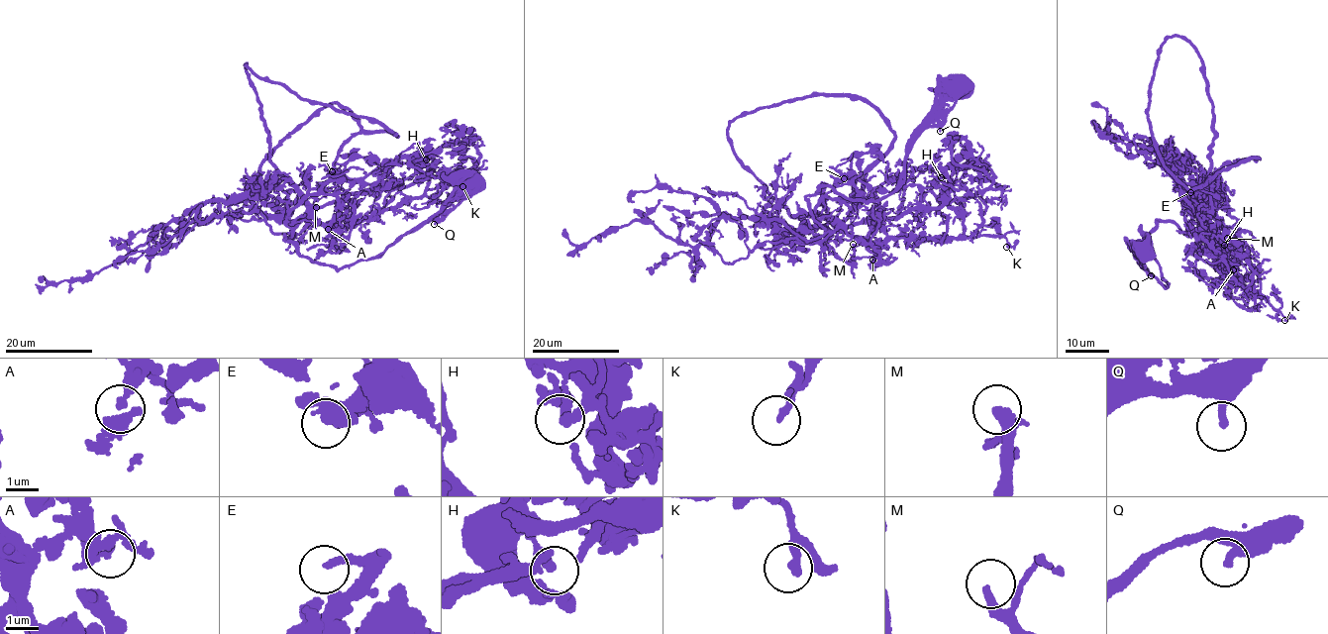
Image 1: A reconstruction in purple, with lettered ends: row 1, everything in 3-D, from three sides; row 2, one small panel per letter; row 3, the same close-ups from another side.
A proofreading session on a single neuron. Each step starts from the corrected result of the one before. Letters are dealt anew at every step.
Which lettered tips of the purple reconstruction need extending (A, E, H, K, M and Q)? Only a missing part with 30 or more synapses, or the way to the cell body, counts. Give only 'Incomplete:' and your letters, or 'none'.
Incomplete: E, M

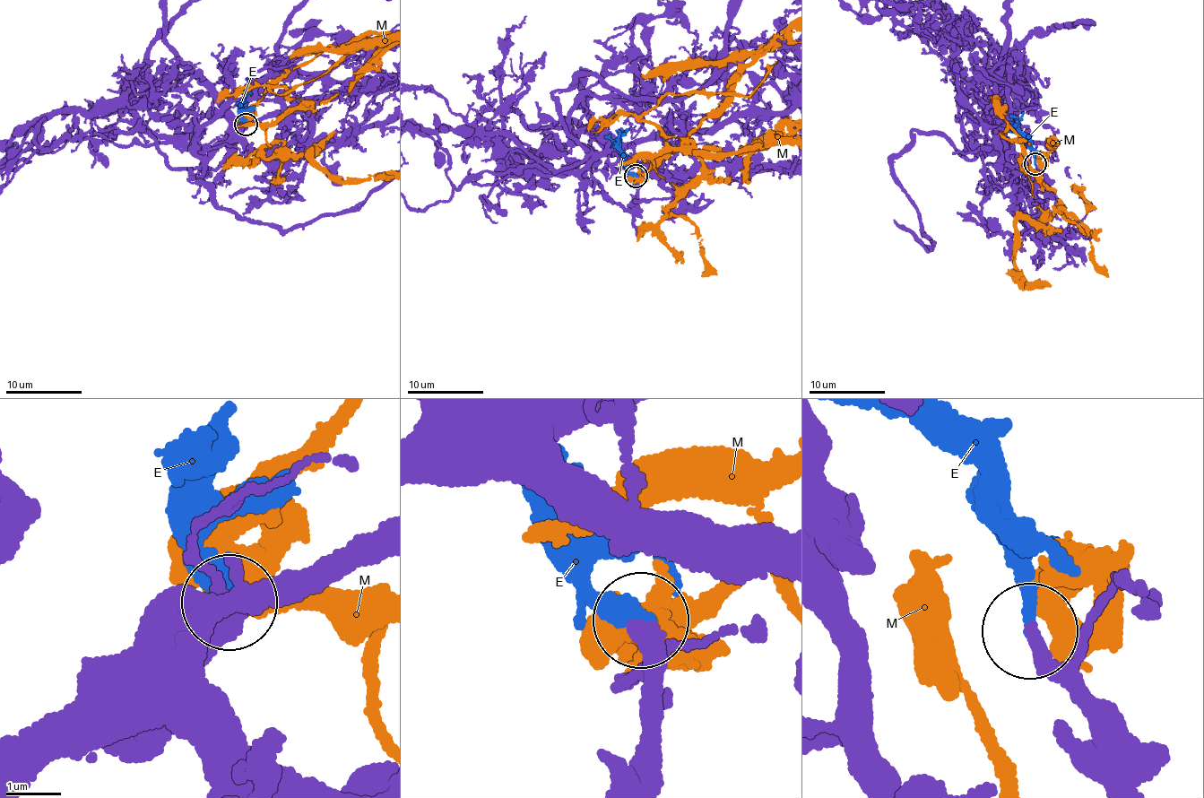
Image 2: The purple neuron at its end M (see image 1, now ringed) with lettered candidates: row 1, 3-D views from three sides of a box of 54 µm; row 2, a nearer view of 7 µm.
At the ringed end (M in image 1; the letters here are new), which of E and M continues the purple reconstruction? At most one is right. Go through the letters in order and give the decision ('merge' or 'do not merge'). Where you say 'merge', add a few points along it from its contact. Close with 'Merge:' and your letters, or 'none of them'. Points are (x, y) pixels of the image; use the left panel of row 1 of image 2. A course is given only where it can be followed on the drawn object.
E: merge; it runs (245, 124), (242, 105), (248, 77)
M: do not merge
Merge: E

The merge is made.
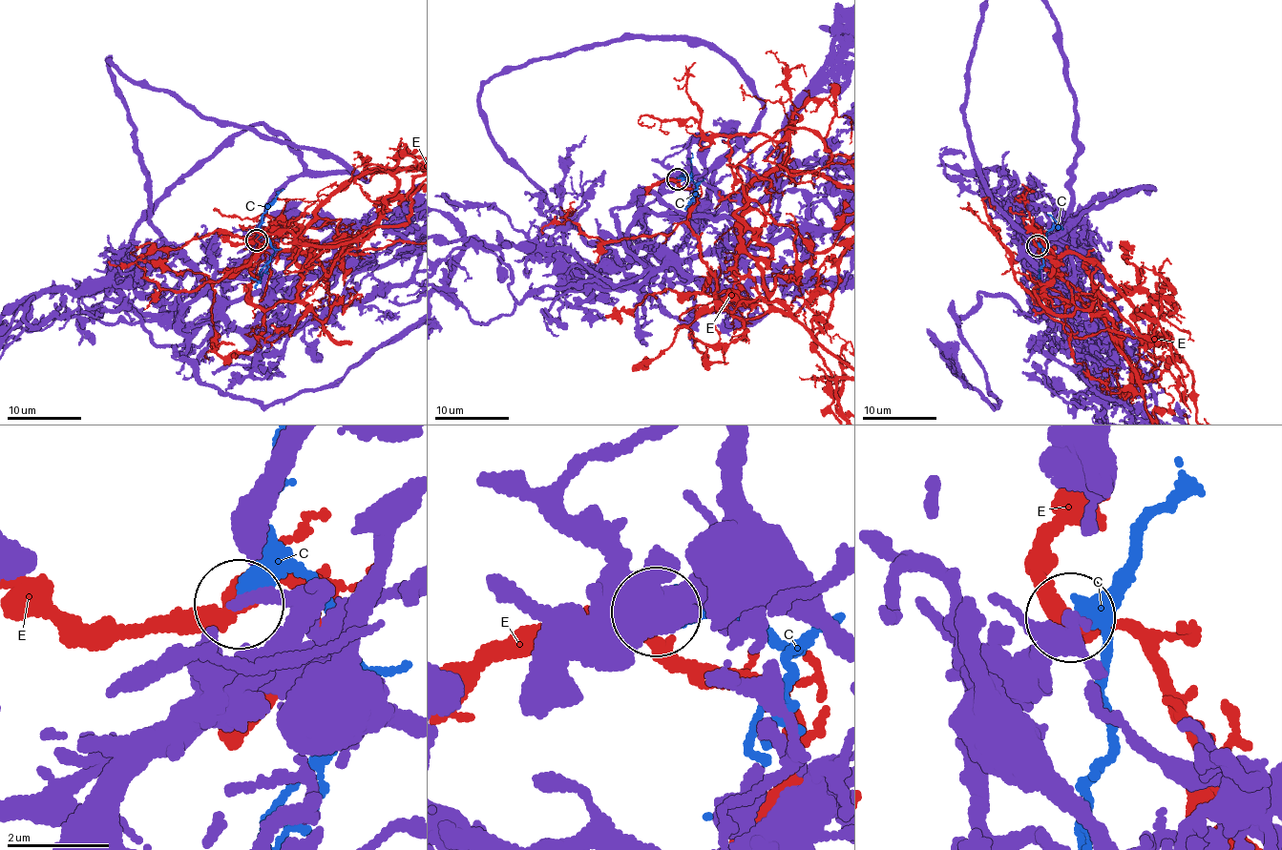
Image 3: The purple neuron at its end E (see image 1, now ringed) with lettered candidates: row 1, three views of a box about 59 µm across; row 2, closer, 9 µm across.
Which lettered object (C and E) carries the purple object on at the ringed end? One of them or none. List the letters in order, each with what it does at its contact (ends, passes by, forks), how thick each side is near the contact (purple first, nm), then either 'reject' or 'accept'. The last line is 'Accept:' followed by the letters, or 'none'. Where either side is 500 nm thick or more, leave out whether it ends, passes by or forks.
C: it passes by; calibres 200 and 320 nm; reject
E: it passes by; calibres 200 and 280 nm; reject
Accept: none

